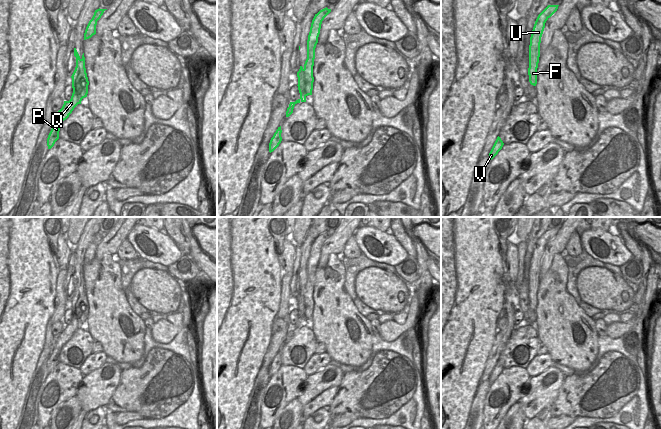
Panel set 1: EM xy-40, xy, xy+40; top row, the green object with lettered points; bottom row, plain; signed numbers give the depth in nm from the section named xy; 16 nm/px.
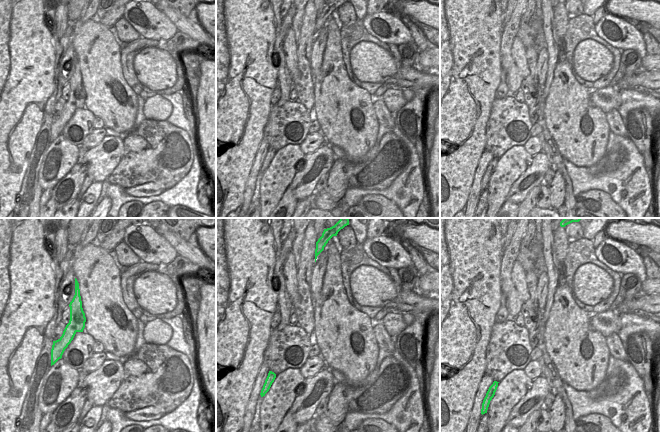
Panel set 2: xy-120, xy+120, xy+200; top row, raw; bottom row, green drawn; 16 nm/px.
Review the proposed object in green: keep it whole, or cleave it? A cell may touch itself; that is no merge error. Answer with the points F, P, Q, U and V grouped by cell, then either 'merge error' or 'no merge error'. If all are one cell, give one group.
F U / P Q V | merge error

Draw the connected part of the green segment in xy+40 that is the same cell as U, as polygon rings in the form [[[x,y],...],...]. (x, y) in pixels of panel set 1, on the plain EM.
[[[548,229],[537,241],[530,261],[529,281],[533,282],[533,292],[528,292],[529,306],[537,308],[537,292],[540,281],[541,261],[546,245],[557,235],[559,229]]]

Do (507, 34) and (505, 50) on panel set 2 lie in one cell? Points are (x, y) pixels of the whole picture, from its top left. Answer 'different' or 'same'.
same

